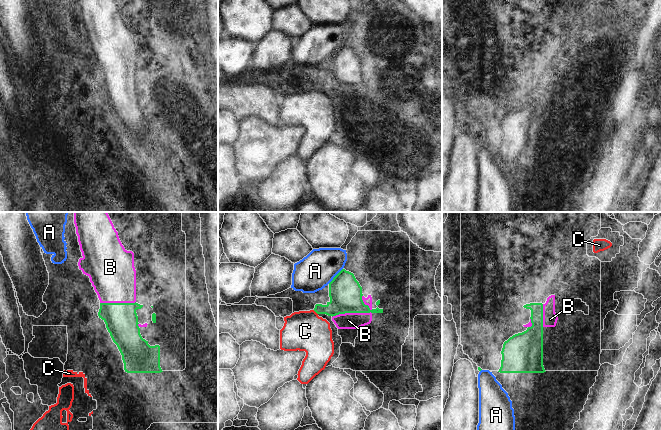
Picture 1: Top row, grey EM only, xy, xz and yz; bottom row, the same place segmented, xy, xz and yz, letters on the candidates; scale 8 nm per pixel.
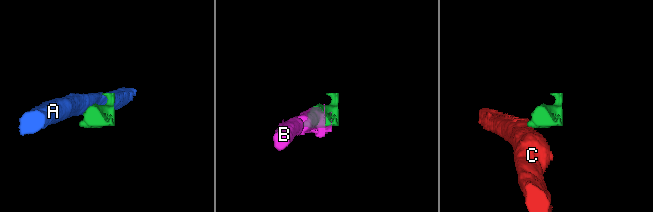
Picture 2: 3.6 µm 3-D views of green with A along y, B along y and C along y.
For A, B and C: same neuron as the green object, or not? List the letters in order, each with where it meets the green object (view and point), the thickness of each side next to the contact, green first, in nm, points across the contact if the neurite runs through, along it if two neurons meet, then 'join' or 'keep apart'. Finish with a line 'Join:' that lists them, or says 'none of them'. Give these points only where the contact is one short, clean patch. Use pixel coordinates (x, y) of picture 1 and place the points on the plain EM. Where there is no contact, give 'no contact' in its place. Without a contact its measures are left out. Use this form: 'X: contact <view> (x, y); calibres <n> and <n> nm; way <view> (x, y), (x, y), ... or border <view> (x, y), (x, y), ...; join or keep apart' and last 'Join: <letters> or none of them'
A: contact xz (335, 52); calibres 260 and 280 nm; keep apart
B: contact xz (352, 88); calibres 260 and 130 nm; join
C: contact xz (315, 87); calibres 220 and 320 nm; border xz (313, 86), (317, 90); keep apart
Join: B

